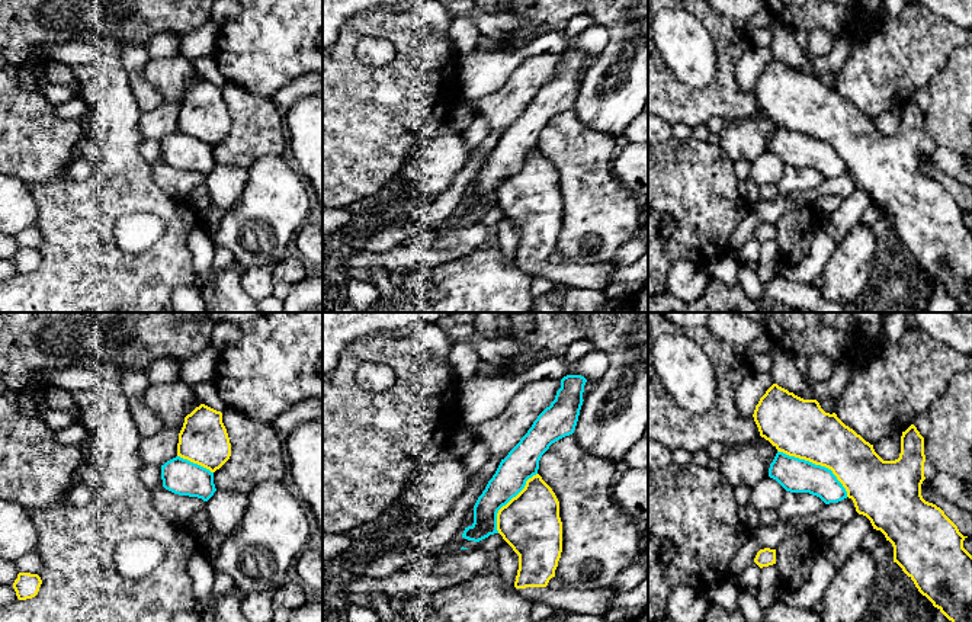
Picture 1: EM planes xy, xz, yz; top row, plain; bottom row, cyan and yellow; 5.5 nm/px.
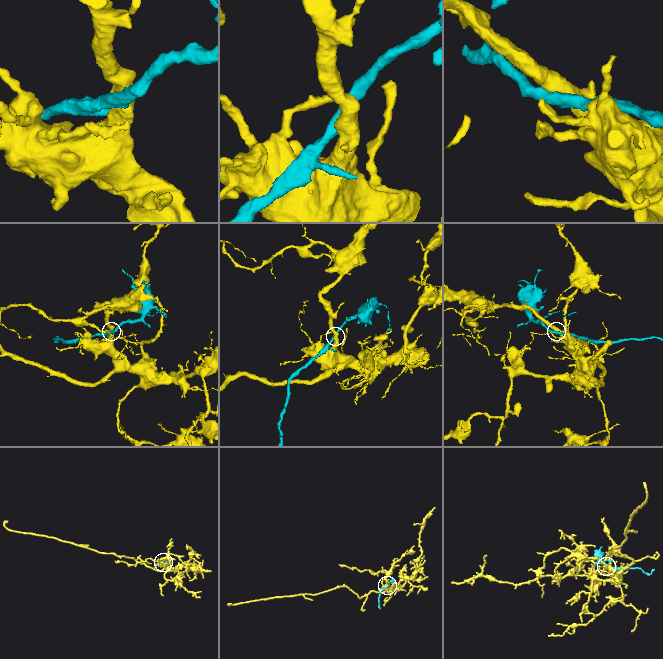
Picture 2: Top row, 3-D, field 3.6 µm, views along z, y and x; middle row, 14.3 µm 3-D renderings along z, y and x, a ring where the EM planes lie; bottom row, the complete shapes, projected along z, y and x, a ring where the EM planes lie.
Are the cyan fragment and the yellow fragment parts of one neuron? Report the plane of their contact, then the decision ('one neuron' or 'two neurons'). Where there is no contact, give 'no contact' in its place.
yz | one neuron

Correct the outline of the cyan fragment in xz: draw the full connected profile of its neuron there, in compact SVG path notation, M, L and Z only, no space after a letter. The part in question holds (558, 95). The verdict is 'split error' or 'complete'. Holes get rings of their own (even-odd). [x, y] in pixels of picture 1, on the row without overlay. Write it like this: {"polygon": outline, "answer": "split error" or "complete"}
{"polygon": "M567 49L555 74L533 96L520 116L501 134L495 148L474 180L474 198L465 202L462 212L479 217L498 208L497 187L538 148L542 129L556 115L574 108L587 54Z", "answer": "complete"}

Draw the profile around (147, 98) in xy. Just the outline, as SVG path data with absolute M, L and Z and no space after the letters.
M141 70L129 73L131 92L141 112L150 112L164 103L163 96L155 90Z

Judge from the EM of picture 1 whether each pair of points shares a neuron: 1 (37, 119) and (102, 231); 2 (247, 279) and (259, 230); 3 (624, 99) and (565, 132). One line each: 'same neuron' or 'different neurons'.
1: different neurons
2: different neurons
3: different neurons

